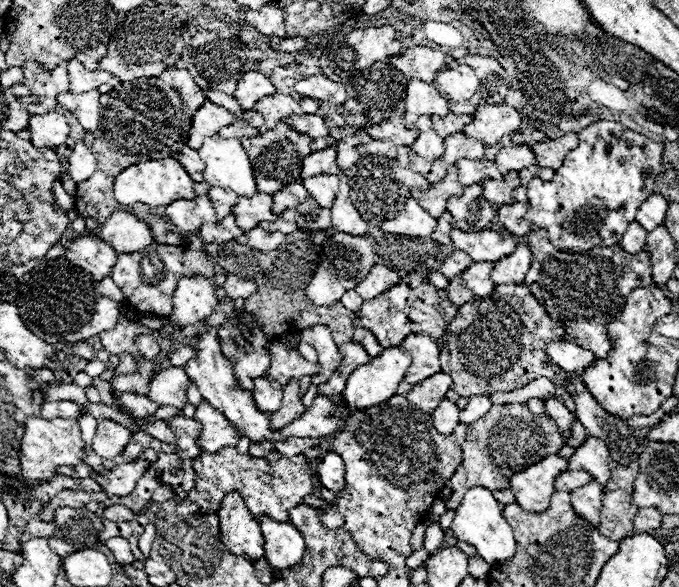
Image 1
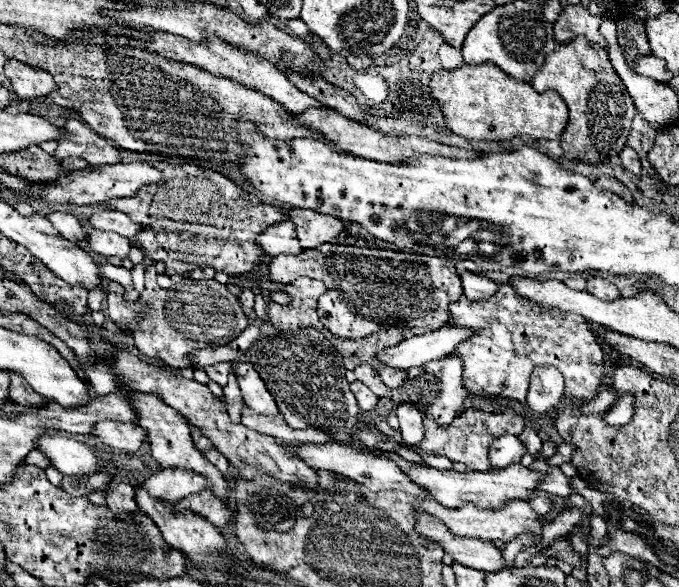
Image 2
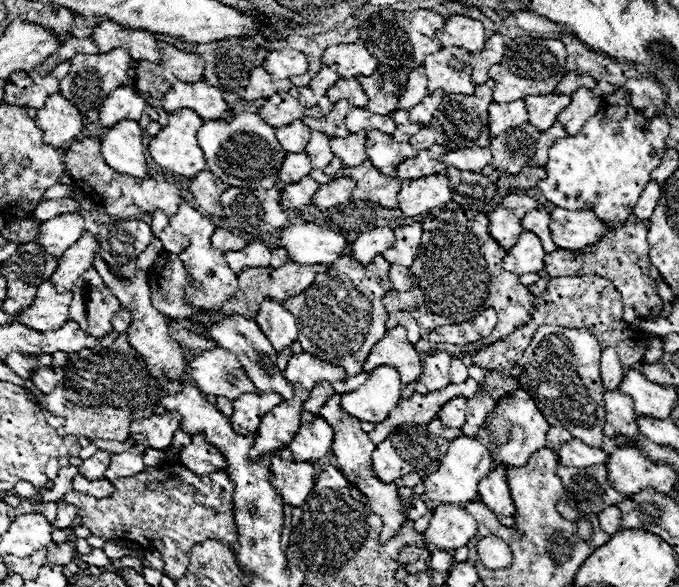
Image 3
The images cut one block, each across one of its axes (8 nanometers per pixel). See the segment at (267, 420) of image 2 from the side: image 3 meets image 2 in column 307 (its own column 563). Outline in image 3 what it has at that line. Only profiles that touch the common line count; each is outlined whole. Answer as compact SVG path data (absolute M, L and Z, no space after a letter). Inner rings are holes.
M550 428L548 434L546 434L546 440L548 440L548 446L550 446L552 450L556 450L556 448L562 446L564 442L572 440L572 434L566 432L564 428Z

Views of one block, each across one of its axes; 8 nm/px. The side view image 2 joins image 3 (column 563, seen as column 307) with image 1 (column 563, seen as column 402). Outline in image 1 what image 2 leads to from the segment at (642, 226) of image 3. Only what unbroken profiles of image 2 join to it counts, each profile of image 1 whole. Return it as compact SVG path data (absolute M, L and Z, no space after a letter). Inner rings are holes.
M546 230L530 232L528 248L532 250L532 264L524 284L536 296L548 316L560 324L566 334L598 358L606 358L612 342L606 336L608 322L624 308L626 296L640 286L654 284L648 252L628 254L620 246L596 246L584 252L560 252L552 246Z

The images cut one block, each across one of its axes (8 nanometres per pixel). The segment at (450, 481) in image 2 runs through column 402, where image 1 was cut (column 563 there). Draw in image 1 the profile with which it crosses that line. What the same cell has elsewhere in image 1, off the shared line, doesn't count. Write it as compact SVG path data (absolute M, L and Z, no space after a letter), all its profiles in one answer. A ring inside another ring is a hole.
M552 454L540 460L536 466L514 474L510 478L510 490L516 496L516 504L528 512L548 510L550 498L554 494L554 480L564 470L568 470L568 462L558 454Z

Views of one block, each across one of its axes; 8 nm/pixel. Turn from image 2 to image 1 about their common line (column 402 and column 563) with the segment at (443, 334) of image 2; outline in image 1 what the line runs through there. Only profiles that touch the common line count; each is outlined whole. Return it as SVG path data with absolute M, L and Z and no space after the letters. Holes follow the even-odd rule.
M568 340L546 344L546 356L550 358L552 364L560 366L564 372L578 372L578 374L596 360L596 356L590 350Z

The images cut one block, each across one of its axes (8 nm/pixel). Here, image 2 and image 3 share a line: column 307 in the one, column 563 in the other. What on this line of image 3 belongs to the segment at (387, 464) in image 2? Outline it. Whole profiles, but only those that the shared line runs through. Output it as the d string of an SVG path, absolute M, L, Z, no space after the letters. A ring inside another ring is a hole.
M570 440L560 446L558 458L566 466L588 468L588 466L596 466L596 464L606 464L608 454L600 448L592 448L592 446L584 444L580 440Z

